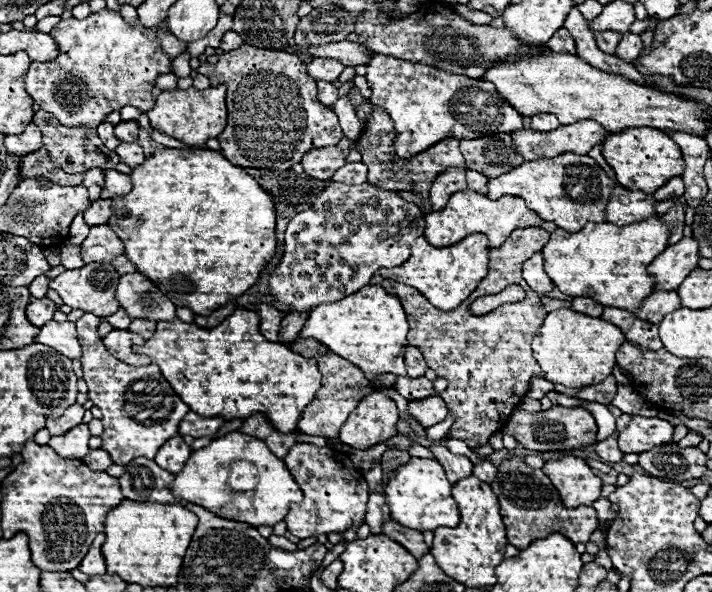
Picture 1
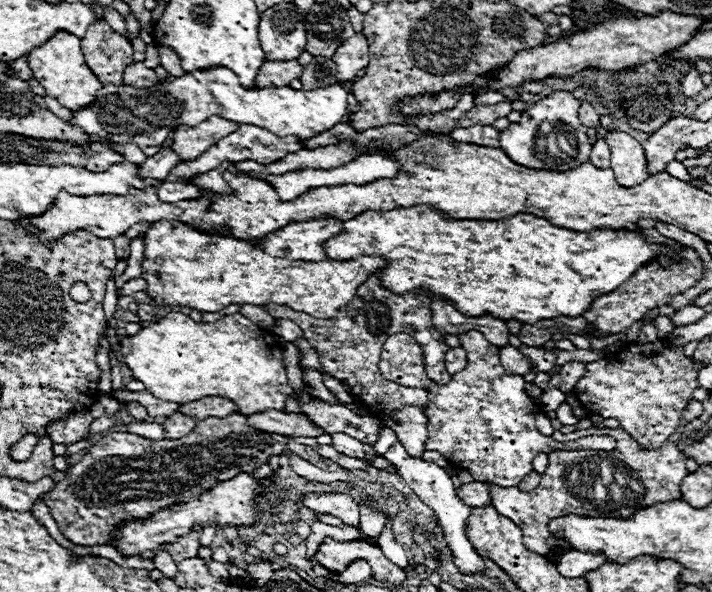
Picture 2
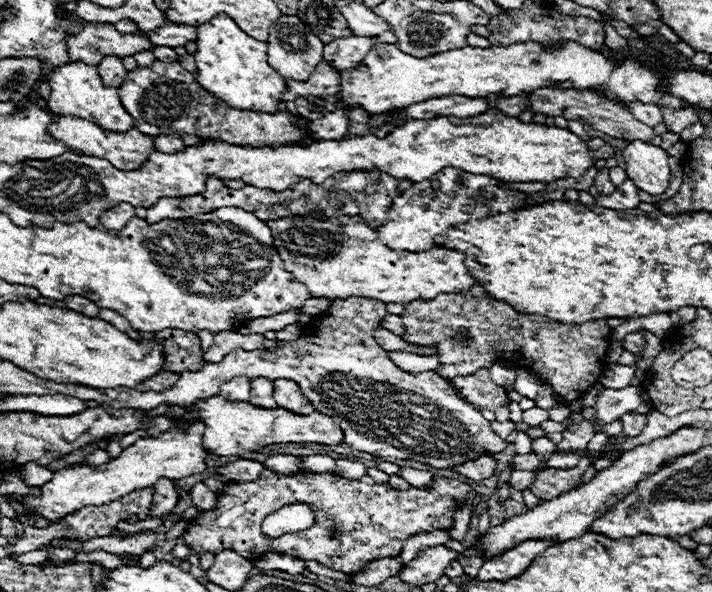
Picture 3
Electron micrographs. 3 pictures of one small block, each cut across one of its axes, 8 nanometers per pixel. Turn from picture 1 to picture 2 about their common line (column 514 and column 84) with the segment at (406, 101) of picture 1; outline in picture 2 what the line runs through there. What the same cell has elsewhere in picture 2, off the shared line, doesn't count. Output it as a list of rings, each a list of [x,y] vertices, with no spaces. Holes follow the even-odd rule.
[[[208,68],[186,72],[180,78],[168,76],[166,82],[158,82],[154,88],[146,90],[124,84],[106,84],[90,108],[74,112],[70,124],[80,126],[86,134],[98,134],[118,144],[132,142],[138,148],[144,148],[160,146],[168,132],[178,124],[198,124],[212,114],[236,124],[254,124],[258,128],[266,128],[276,136],[312,138],[346,118],[346,90],[340,84],[310,92],[292,90],[290,86],[246,90],[240,86],[238,76],[228,68]]]

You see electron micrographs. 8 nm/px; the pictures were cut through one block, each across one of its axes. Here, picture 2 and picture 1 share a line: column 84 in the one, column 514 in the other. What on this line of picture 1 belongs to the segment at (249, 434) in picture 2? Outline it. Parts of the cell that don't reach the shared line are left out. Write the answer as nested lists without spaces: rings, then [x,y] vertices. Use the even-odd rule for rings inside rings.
[[[508,456],[498,464],[500,476],[492,480],[492,490],[500,500],[500,512],[506,524],[506,538],[510,544],[514,544],[518,550],[528,548],[532,540],[544,538],[552,532],[564,534],[568,540],[574,544],[578,542],[588,542],[590,534],[598,528],[598,518],[594,508],[574,508],[568,510],[564,508],[556,488],[544,476],[542,470],[534,470],[524,462],[524,456]]]

